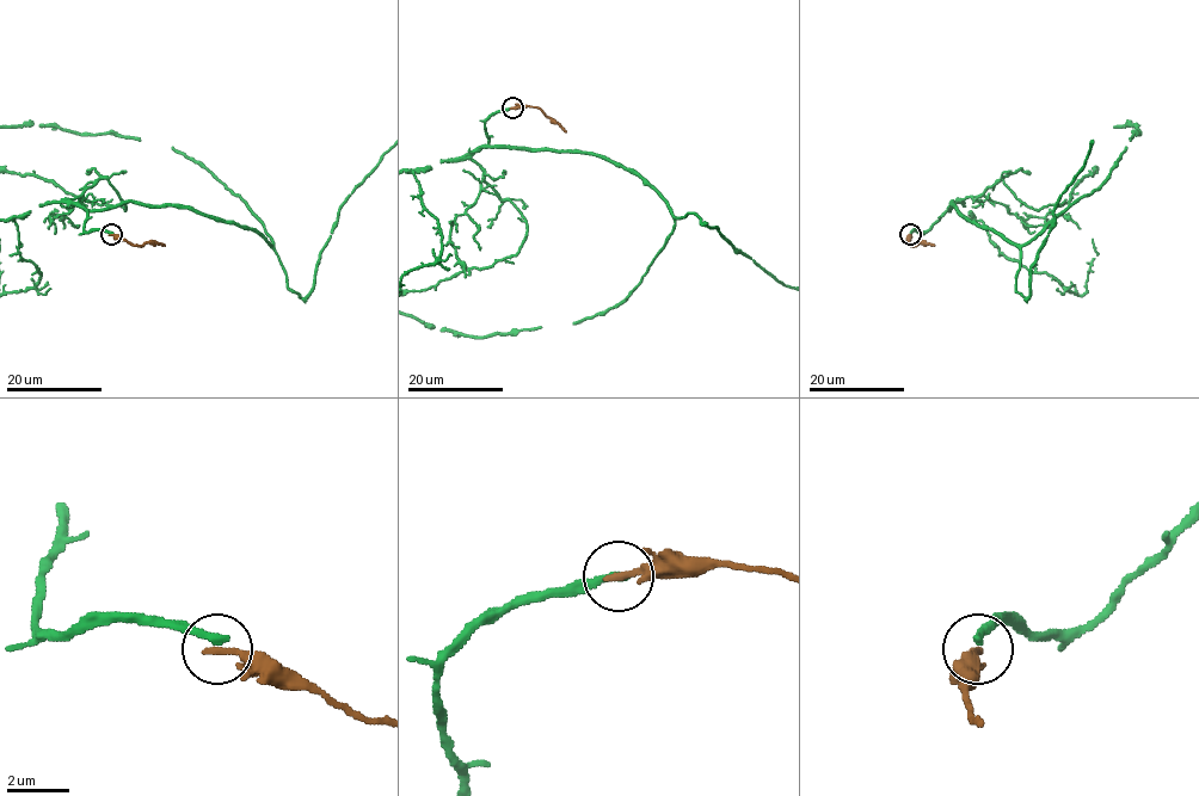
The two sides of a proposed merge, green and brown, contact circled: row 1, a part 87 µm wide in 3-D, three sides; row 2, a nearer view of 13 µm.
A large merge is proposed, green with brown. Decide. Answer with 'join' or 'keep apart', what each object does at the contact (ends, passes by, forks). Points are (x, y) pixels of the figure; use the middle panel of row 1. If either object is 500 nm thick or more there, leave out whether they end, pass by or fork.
keep apart; green ends; brown ends

